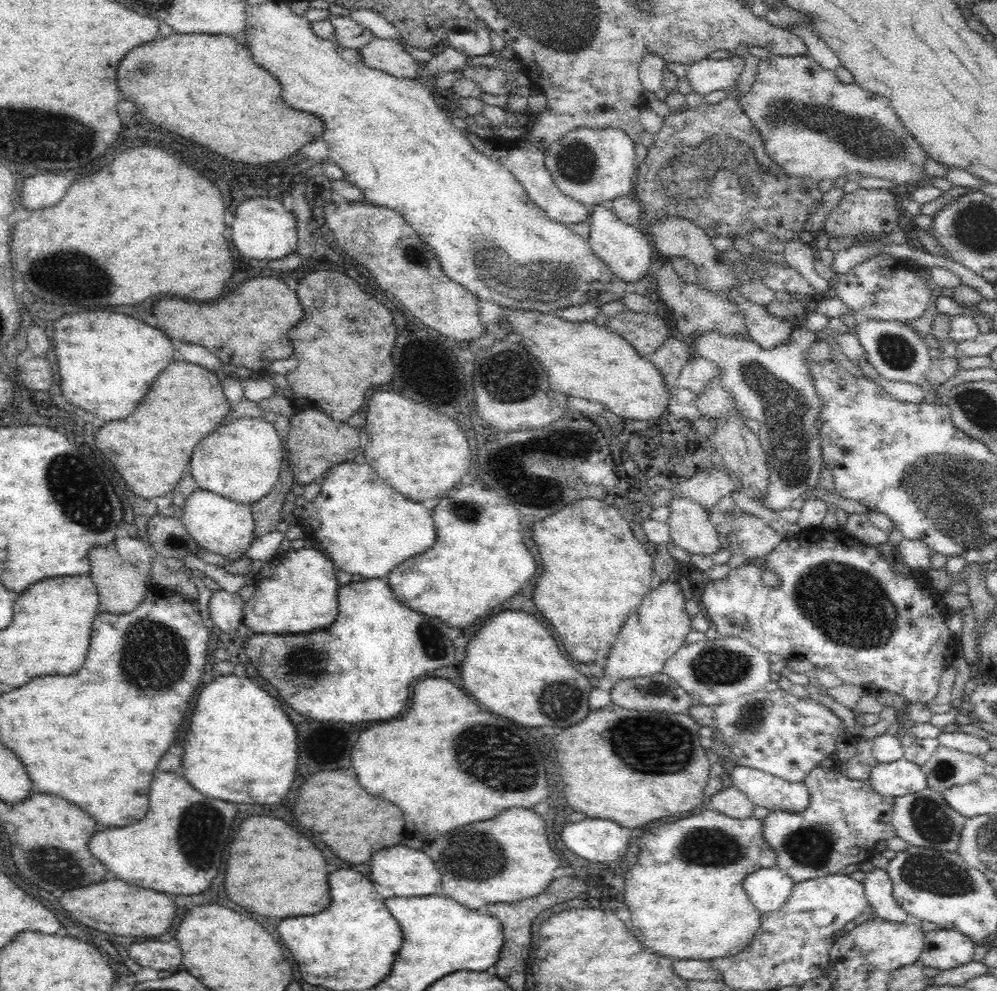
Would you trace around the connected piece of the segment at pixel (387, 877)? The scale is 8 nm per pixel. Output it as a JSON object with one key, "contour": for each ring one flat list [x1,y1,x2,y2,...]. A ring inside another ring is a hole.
{"contour":[[392,846,392,848,384,848,380,852,376,852,376,856,372,856,372,876,382,887,392,888,395,897,430,897,432,894,441,895,441,874,436,868,435,862,424,852,420,850,412,850,408,846]]}

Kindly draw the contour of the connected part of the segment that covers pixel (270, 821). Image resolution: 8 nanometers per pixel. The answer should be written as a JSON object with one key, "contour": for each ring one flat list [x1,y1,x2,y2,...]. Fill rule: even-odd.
{"contour":[[250,816,240,826,228,852,226,892,232,902,264,918,310,916,332,902,322,852,290,824,270,816]]}

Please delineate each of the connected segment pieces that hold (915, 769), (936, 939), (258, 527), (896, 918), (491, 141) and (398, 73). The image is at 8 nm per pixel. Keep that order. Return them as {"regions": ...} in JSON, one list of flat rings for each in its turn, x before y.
{"regions":[[[904,758,890,763,878,762,877,766,872,768,868,780,875,792,892,799,928,787,926,774,921,767]],[[954,929,925,932,924,950,919,961,924,966,945,971,968,964,974,954,974,941]],[[283,449,283,458,278,482,272,490,263,496,258,502,251,503,251,511,254,517,254,538,267,532,276,530,276,526,283,520,282,506,286,502,286,496,292,493,292,484,295,480,293,470,289,464,290,450]],[[875,867,866,872,864,882,865,894,876,916,888,922,905,922,910,920,908,913,894,899,893,885,886,869]],[[473,132,466,134,467,139,482,154,485,154,490,160,499,162,504,168,507,168,516,180,527,190,528,196,548,215,548,218,568,227,572,224,586,222,590,218,591,206,576,202,573,198,560,192,560,189,554,184,551,174,545,167,544,151,536,148,528,140,502,139,492,137,481,139]],[[374,36,360,48,360,55,369,68,382,70,396,78,418,78,417,60,395,40]]]}

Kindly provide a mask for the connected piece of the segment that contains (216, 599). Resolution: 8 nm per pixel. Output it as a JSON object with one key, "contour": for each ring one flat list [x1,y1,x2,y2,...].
{"contour":[[222,588,212,592,208,609,214,628,233,633,243,623,244,607,245,602,238,594,230,594]]}

